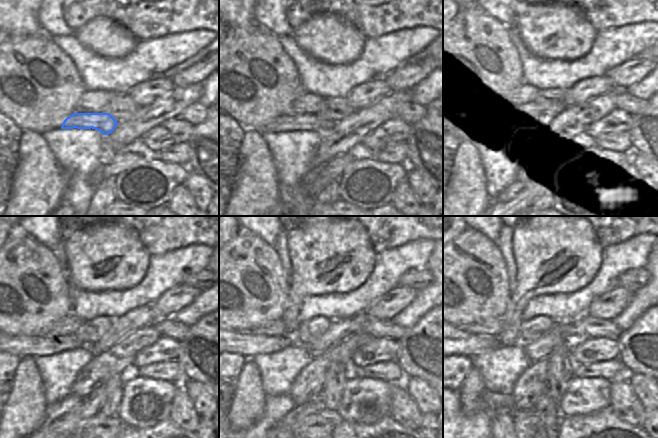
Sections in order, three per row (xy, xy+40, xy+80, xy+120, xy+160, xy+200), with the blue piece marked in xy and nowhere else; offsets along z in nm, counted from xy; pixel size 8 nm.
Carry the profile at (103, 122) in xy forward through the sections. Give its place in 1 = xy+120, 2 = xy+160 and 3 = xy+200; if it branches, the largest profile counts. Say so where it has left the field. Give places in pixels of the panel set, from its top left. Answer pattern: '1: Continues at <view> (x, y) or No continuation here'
1: Continues at xy+120 (40, 346)
2: Continues at xy+160 (245, 344)
3: Continues at xy+200 (463, 343)

